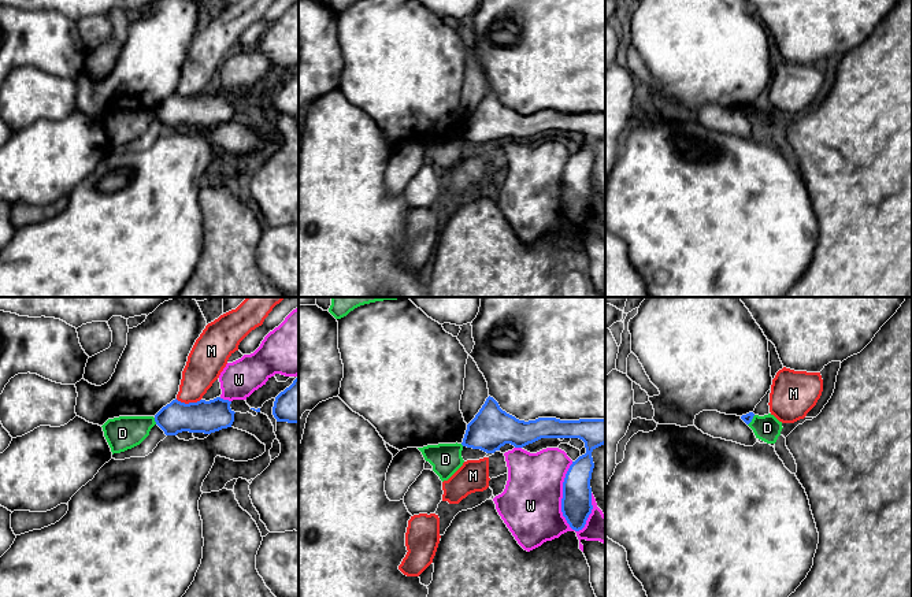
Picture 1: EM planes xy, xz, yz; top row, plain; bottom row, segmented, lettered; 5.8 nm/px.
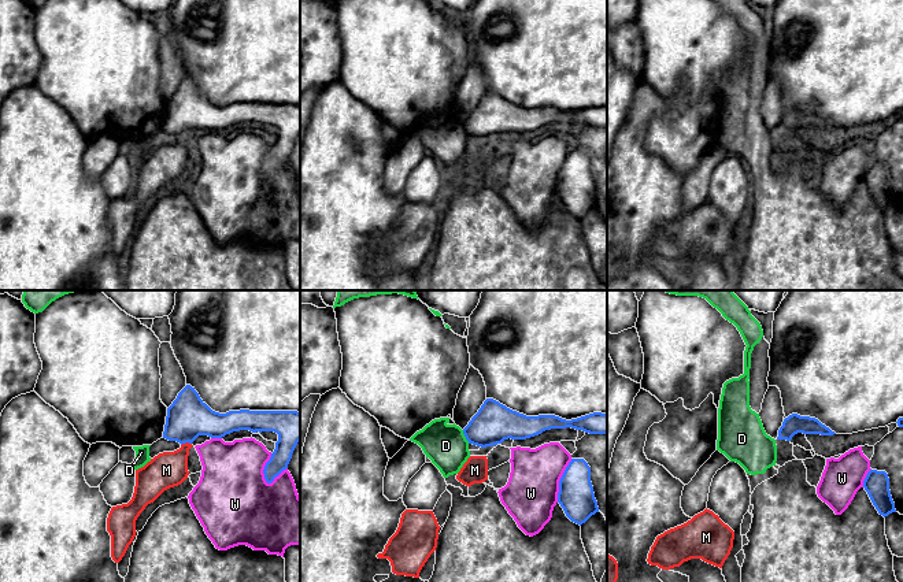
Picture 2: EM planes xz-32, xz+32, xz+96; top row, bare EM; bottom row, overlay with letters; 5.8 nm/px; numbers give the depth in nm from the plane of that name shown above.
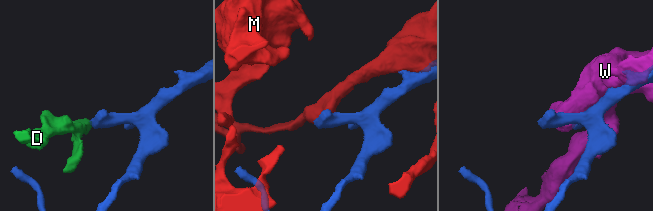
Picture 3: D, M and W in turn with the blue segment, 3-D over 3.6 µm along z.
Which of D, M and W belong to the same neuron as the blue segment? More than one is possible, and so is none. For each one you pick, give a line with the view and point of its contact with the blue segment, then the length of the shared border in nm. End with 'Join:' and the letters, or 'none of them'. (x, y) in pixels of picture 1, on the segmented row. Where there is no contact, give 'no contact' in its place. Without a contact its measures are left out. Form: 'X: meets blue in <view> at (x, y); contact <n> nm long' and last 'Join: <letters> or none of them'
Join: none of them

